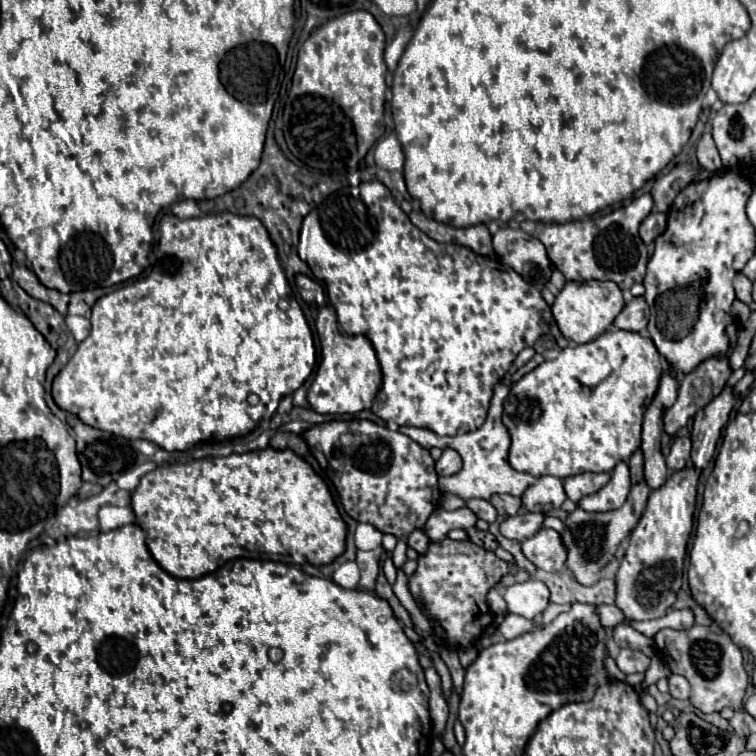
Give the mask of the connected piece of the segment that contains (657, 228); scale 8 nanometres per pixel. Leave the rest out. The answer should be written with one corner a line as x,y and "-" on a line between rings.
650,212
646,220
640,224
640,238
650,244
654,238
658,238
666,230
666,212

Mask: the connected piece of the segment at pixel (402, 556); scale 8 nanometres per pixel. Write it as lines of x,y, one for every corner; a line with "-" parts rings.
400,538
400,540
398,540
398,544
396,544
396,548
394,548
394,558
392,558
396,568
402,568
402,564
406,562
406,548
408,548
406,540
404,540
404,538

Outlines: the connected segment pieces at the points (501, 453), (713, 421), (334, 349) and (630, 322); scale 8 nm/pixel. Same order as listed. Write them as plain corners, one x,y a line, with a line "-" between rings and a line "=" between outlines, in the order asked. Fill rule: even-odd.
496,384
494,388
494,394
492,394
492,400
490,400
490,410
488,410
488,416
486,416
486,422
474,430
474,432
468,432
468,434
462,434
462,436
436,436
434,432
428,432
426,428
408,428
408,426
400,426
398,430
404,432
406,436
410,436
414,442
418,442
420,446
424,448
452,448
456,450
460,456
462,456
462,462
464,462
464,468
450,476
450,478
440,478
440,490
442,492
450,492
450,494
456,494
464,500
470,500
470,498
484,498
484,500
490,500
492,494
512,494
512,496
522,496
522,492
532,486
536,482
534,476
526,474
526,472
518,472
514,470
510,464
508,464
508,448
510,448
510,434
506,430
506,426
502,424
502,404
508,396
508,386
504,384
=
724,386
724,392
720,392
710,404
706,404
700,412
696,412
696,416
694,416
694,430
692,430
692,466
694,468
702,470
712,460
714,450
716,450
716,444
718,444
720,434
722,434
722,428
726,426
736,400
738,398
734,394
734,388
732,386
=
332,306
320,308
316,316
316,332
322,346
322,360
308,388
308,402
320,414
356,414
368,410
382,384
382,372
376,352
366,336
348,336
338,328
=
642,296
632,298
614,320
614,326
630,332
644,332
648,324
648,304

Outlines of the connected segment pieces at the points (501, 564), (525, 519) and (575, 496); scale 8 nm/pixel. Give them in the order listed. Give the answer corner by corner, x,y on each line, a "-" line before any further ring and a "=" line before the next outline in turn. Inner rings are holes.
470,540
430,542
426,552
418,556
418,568
408,576
408,588
418,608
430,622
438,622
444,630
444,642
450,650
472,646
484,628
494,620
486,596
502,576
508,574
508,562
500,560
494,552
476,546
=
526,512
526,514
516,514
514,518
510,520
504,520
500,524
500,532
506,536
506,538
514,538
514,540
526,540
530,536
534,536
540,528
542,528
542,522
544,522
546,514
542,512
=
582,472
576,476
570,476
564,480
564,490
572,502
578,502
586,494
598,492
606,482
610,480
610,474
594,474
594,472

